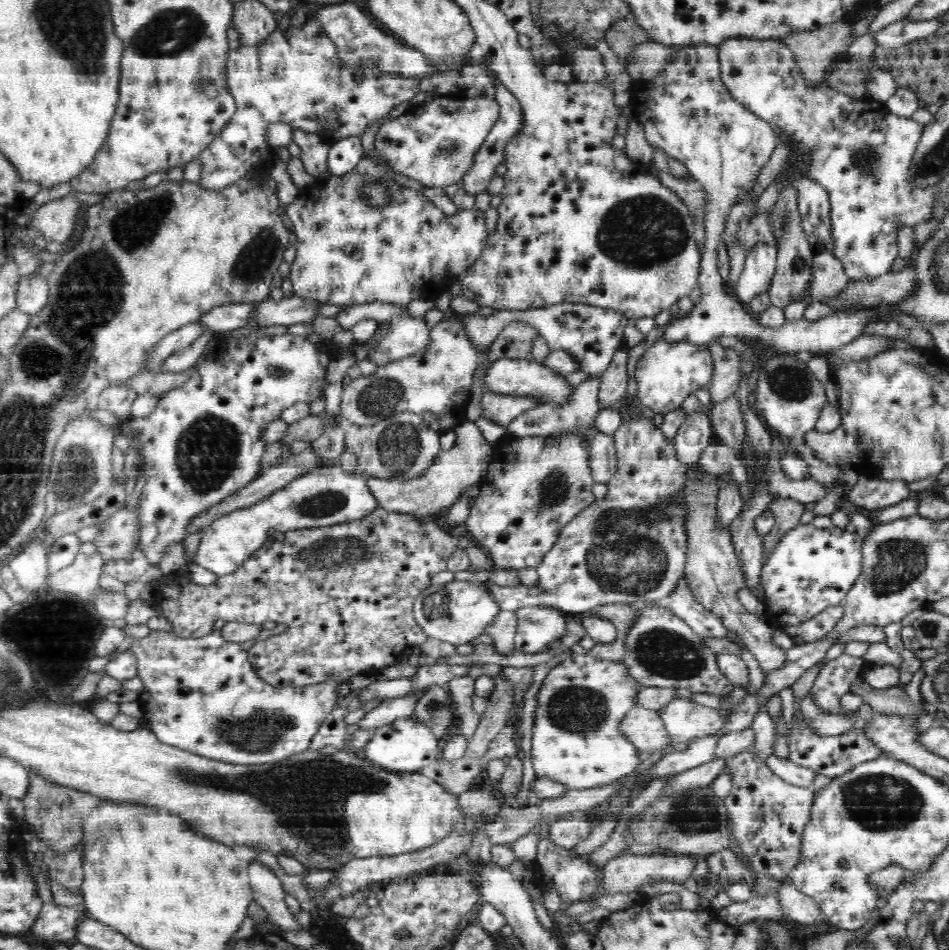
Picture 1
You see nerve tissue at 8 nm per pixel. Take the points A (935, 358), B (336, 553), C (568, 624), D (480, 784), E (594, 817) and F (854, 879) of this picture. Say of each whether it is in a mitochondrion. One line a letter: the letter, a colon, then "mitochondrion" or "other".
A: other
B: mitochondrion
C: other
D: other
E: other
F: other

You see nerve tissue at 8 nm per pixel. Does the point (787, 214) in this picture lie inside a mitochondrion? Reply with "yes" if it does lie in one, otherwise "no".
yes

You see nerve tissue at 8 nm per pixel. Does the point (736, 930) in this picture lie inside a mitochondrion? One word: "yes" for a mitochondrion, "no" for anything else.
no

